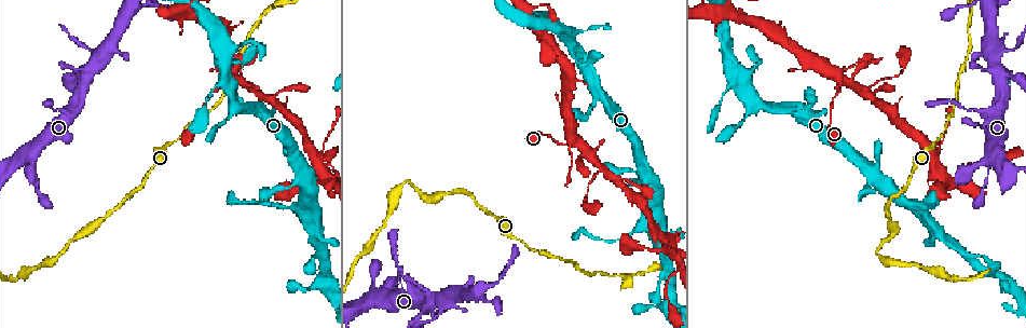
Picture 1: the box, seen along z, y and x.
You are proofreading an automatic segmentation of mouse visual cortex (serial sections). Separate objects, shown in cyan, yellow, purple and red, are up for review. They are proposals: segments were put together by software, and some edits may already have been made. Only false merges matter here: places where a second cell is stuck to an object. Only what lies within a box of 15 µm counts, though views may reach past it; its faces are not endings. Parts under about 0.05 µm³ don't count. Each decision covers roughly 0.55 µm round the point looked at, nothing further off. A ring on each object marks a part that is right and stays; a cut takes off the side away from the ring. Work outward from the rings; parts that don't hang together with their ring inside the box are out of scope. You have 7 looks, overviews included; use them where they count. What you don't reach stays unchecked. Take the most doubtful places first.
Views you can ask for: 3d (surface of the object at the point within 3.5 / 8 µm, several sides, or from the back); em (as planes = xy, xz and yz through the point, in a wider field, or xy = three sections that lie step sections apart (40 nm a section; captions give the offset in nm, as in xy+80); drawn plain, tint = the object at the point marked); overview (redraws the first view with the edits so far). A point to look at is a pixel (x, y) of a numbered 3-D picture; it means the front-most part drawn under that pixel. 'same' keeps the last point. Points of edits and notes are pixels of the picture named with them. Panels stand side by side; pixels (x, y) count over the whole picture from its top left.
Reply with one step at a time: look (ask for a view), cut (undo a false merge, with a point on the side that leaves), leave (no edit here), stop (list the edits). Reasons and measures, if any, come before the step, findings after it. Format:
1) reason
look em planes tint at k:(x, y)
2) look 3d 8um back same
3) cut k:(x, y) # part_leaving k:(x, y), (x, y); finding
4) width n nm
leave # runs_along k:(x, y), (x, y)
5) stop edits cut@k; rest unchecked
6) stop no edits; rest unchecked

calibre changes
look 3d 3.5um at 1:(407, 283)

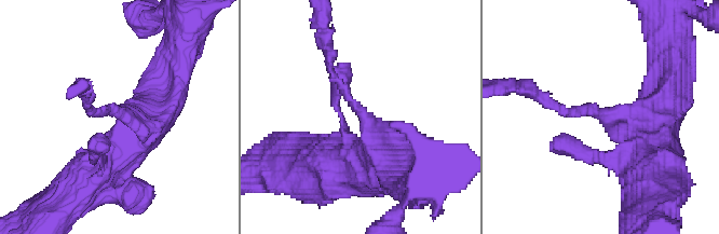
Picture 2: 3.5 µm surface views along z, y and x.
arm_widths 150, 600 nm
look em planes tint at 2:(610, 114)

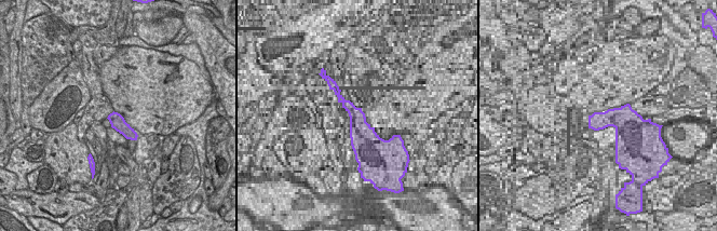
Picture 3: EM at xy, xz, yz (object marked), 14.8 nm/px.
leave # runs_along 2:(653, 149), (634, 115), (554, 106); one cell here

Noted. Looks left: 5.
abrupt turn
look 3d 8um at 1:(272, 5)

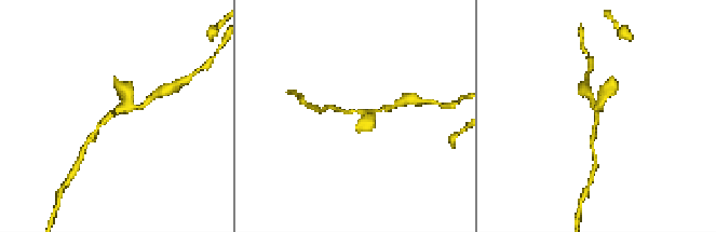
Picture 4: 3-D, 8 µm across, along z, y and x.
arms 3; arm_widths 150, 200, 300 nm; need the tissue
look em xy step 3 tint at 4:(360, 113)

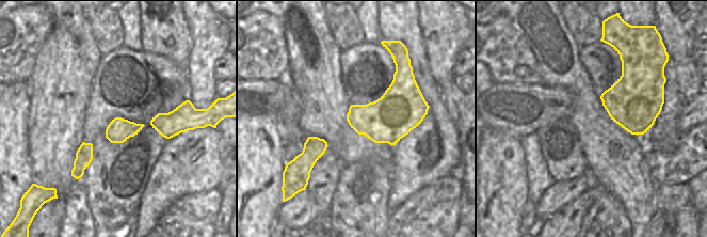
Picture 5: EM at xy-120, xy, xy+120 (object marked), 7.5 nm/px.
leave # runs_along 4:(93, 135), (110, 113), (140, 107); all the same cell

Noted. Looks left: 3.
thick turns thin
look 3d 3.5um at 1:(629, 232)

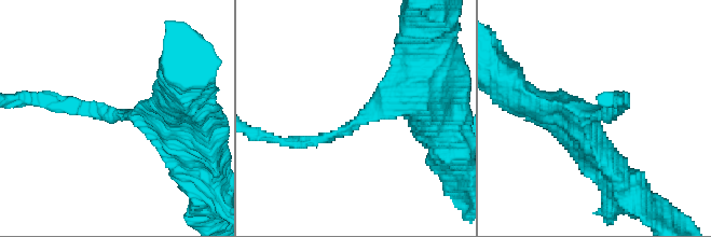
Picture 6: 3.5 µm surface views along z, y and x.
arm_widths 150, 400 nm; shape alone is not enough
look em xy step 2 tint at 6:(110, 114)

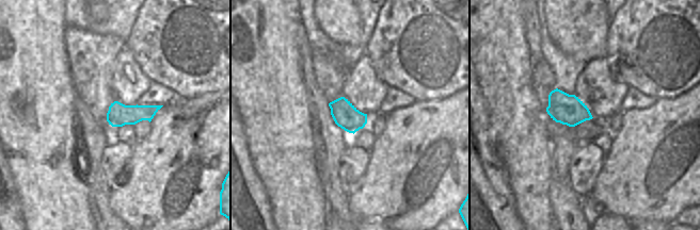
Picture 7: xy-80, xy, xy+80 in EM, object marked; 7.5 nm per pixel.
width 190 nm
leave # runs_along 6:(420, 89), (330, 137), (287, 142); one cell here

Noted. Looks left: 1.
stop no edits; rest unchecked

